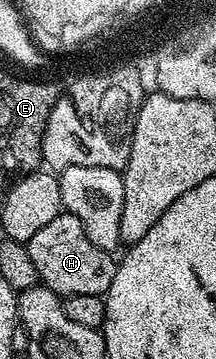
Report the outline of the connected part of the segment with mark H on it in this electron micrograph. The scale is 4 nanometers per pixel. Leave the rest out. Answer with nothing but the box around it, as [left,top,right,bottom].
[24,212,118,298]

